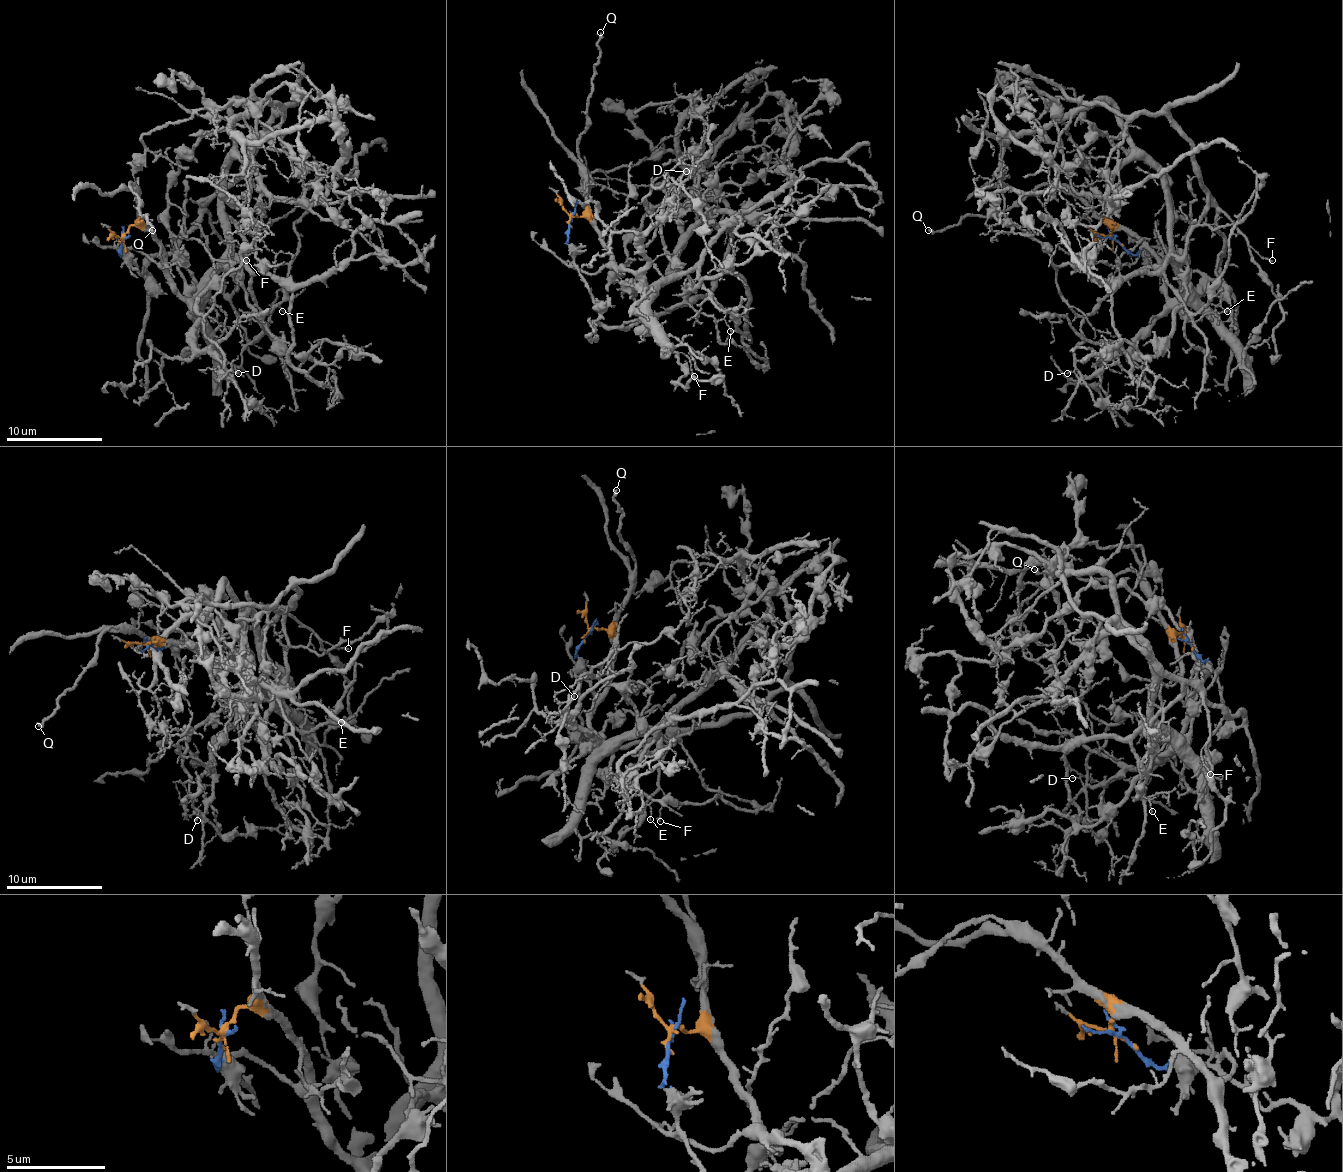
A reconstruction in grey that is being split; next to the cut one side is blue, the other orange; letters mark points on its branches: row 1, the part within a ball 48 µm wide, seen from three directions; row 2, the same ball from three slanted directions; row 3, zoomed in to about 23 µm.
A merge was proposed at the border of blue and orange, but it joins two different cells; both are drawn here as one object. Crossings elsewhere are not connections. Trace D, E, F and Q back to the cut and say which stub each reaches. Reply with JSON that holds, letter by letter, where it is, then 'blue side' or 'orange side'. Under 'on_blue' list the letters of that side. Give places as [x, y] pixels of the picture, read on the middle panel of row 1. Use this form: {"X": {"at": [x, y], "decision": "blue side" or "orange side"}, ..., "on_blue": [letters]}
{"D": {"at": [686, 171], "decision": "orange side"}, "E": {"at": [730, 331], "decision": "orange side"}, "F": {"at": [694, 376], "decision": "blue side"}, "Q": {"at": [600, 32], "decision": "orange side"}, "on_blue": ["F"]}

